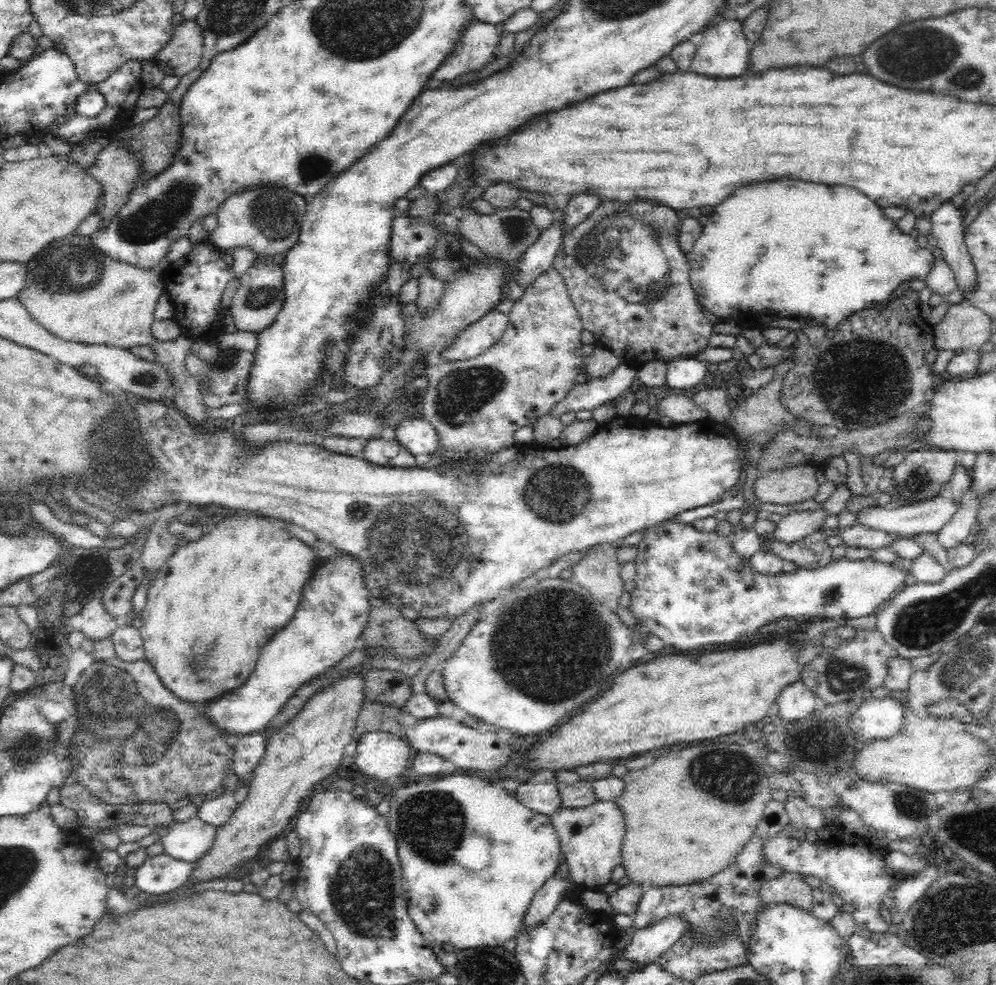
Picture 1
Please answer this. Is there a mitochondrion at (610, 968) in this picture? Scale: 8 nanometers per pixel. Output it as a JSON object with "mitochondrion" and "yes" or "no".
{"mitochondrion":"no"}

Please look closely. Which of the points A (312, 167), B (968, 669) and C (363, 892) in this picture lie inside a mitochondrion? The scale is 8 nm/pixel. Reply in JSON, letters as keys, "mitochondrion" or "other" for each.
{"A":"mitochondrion","B":"mitochondrion","C":"mitochondrion"}

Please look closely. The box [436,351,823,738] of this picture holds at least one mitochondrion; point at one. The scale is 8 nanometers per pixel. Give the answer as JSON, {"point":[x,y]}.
{"point":[535,644]}

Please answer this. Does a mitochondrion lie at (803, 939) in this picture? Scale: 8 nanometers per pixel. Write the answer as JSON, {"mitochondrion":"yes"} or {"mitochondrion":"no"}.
{"mitochondrion":"no"}

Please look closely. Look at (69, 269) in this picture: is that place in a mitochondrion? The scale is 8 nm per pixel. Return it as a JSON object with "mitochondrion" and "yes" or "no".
{"mitochondrion":"yes"}

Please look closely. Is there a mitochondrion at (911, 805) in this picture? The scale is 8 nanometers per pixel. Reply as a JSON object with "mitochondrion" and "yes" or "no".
{"mitochondrion":"yes"}

